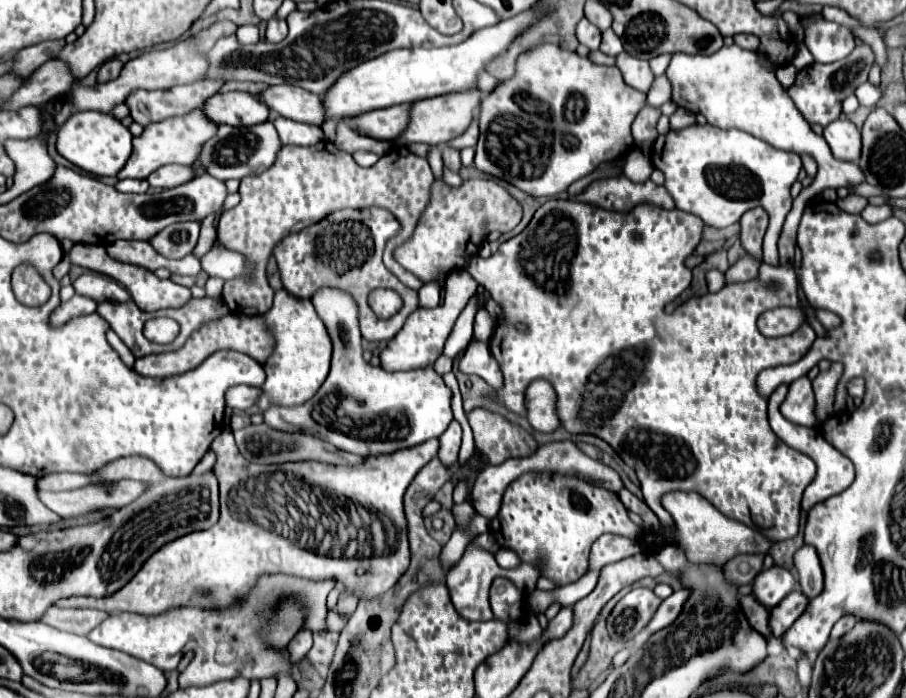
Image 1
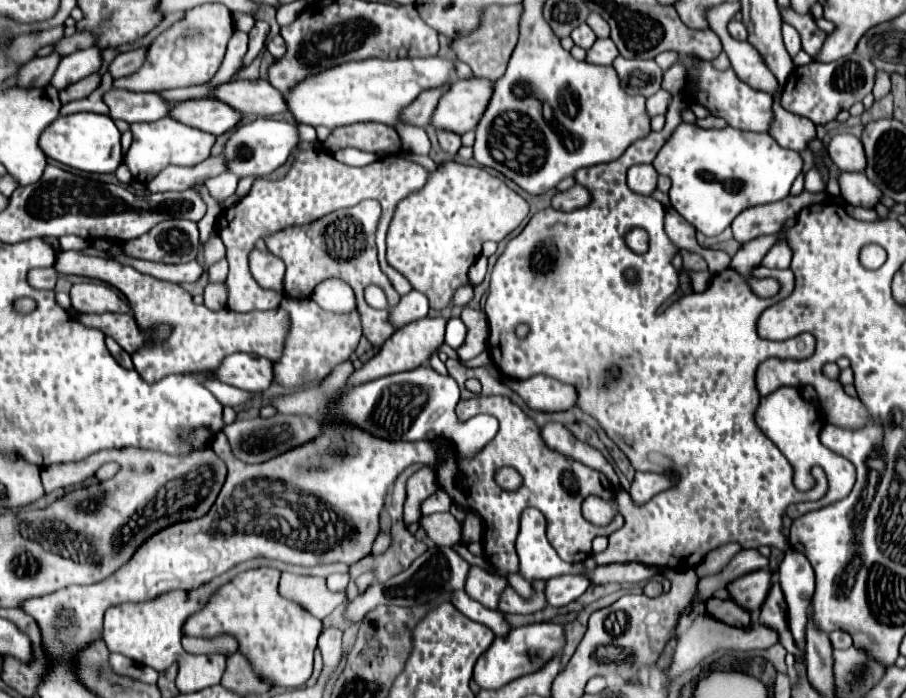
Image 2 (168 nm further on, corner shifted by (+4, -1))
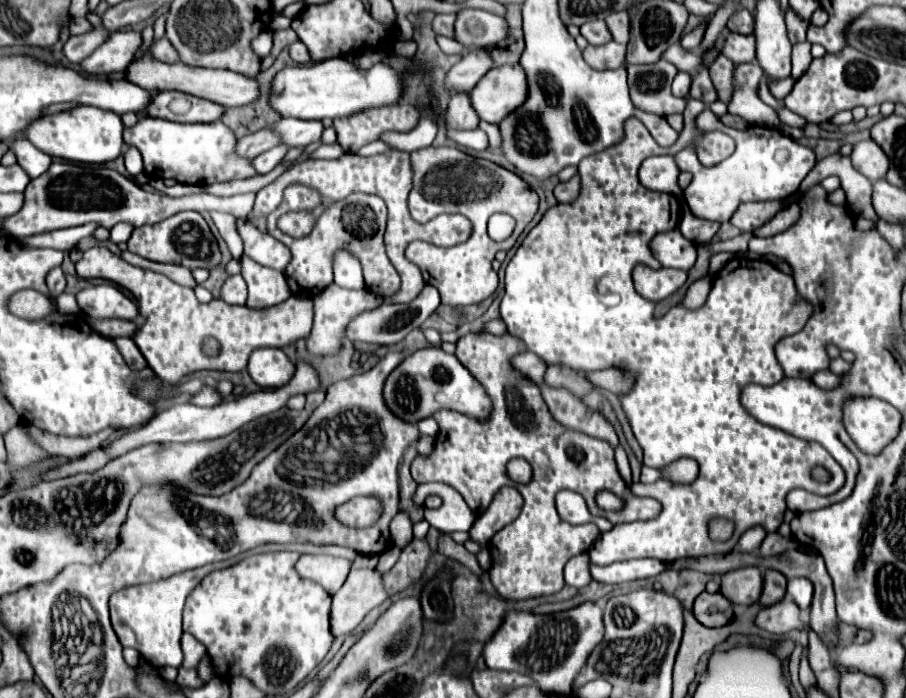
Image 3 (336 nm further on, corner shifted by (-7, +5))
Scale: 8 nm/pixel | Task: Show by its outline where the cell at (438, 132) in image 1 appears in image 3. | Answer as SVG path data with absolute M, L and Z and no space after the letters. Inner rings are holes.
M520 64L490 68L472 88L470 100L480 120L498 124L524 100L524 70Z

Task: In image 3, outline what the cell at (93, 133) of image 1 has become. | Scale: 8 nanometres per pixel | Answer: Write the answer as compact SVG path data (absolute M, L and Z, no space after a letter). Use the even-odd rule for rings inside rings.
M76 106L72 110L60 114L48 114L32 128L28 128L28 140L36 144L42 152L48 152L52 158L64 158L70 162L88 162L88 164L104 164L116 160L124 150L124 124L118 114L96 108L96 106Z

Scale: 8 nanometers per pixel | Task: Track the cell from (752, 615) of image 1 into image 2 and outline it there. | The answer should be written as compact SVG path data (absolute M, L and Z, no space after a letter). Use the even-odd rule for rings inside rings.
M709 598L709 602L705 602L705 610L709 616L717 618L719 622L725 622L729 626L737 626L737 628L745 628L751 624L749 612L743 610L741 606L737 606L733 600L717 600L717 598Z

